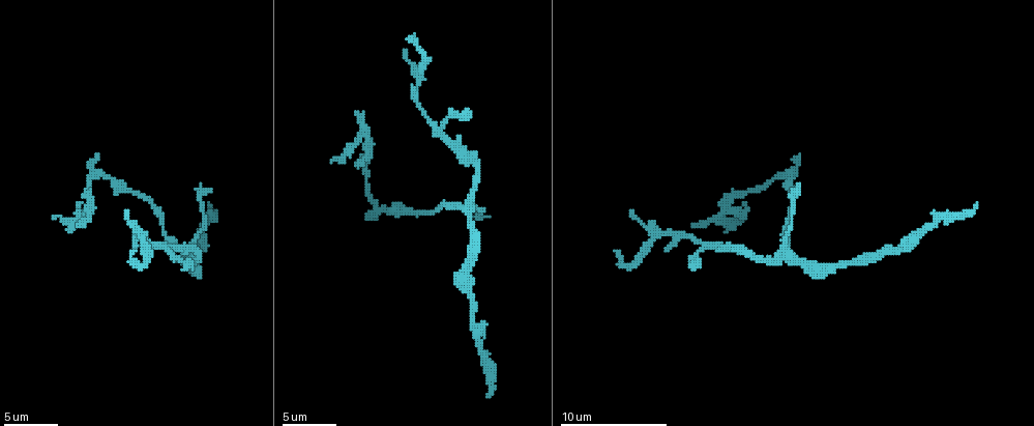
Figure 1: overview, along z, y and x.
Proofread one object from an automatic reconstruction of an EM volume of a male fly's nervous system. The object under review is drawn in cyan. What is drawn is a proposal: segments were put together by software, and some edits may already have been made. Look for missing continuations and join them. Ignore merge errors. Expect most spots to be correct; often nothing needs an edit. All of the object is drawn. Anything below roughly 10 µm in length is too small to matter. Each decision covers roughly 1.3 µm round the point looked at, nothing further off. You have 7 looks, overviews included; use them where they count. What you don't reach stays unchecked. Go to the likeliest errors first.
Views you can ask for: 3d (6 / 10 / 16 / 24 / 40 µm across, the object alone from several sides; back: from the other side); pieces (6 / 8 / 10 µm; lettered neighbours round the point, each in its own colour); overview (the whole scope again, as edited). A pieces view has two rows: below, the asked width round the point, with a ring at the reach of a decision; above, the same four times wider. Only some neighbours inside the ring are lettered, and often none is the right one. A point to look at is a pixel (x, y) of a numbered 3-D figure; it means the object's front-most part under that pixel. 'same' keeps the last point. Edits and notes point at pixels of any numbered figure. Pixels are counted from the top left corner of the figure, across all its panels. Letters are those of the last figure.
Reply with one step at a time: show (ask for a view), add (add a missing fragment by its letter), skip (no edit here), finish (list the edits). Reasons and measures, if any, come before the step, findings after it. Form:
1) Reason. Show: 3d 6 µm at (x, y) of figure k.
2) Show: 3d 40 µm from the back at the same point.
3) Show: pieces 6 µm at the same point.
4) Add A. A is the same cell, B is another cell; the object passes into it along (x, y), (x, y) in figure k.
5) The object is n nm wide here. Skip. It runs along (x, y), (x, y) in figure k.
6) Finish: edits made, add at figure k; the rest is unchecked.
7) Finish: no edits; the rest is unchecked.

Tapers out. Show: pieces 6 µm at (334, 160) of figure 1.

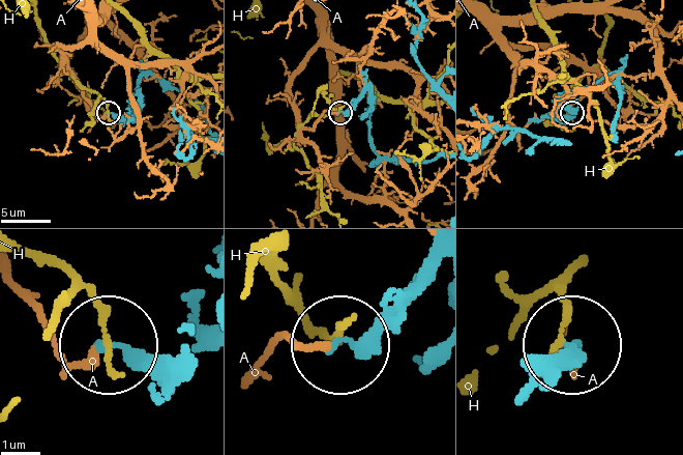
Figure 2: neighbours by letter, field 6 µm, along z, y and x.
Skip. A and H are other cells; no lettered fragment goes on from it.

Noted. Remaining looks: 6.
Thin end. Show: 3d 6 µm at (209, 204) of figure 1.

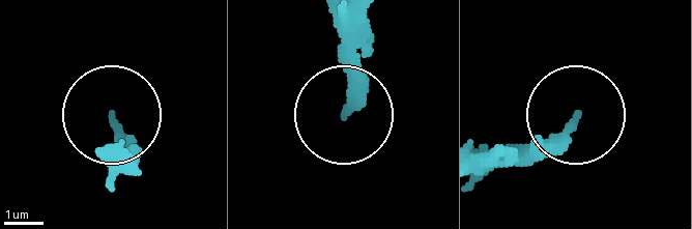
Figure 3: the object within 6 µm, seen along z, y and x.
Show: pieces 10 µm at (577, 118) of figure 3.

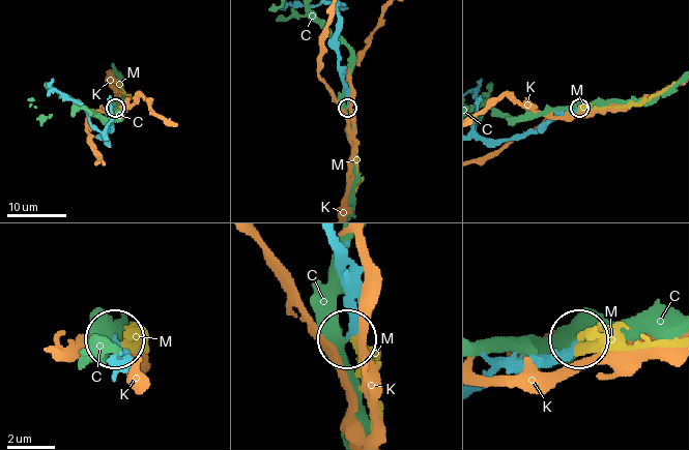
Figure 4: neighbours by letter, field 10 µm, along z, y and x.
Add M. M is the same cell, C and K are other cells; the object passes into it along (562, 115), (641, 104), (664, 91) in figure 4; the neuron continues.

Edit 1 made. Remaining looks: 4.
Tapers out. Show: pieces 10 µm at (135, 252) of figure 1.

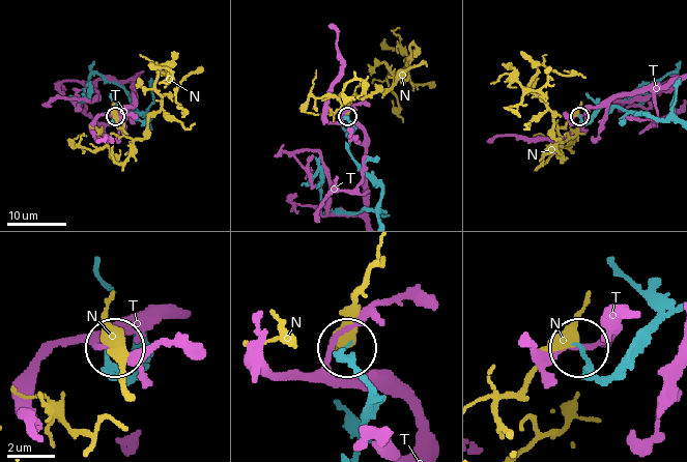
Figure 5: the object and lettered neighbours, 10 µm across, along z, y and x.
Skip. N and T are other cells; none of them fits.

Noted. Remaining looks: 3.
Branch stops here. Show: pieces 6 µm at (800, 155) of figure 1.

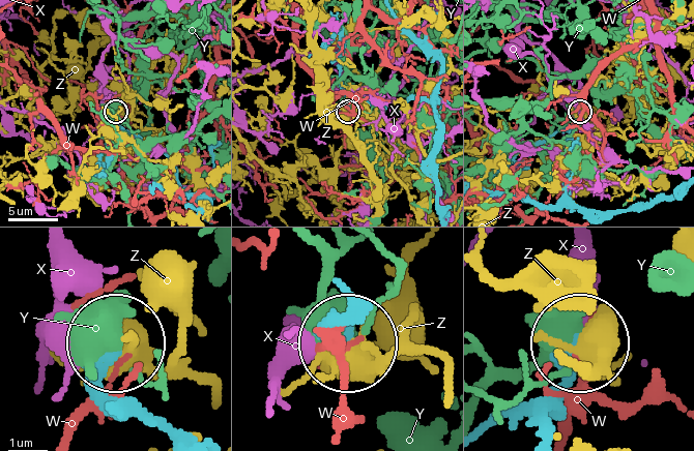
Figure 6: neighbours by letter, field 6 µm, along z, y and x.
Skip. W, X, Y and Z are other cells; it runs along (172, 436), (113, 396), (104, 377), (113, 350) in figure 6; no lettered fragment goes on from it.

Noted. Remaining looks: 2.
Finish: edits made, add at figure 4; the rest is unchecked.

